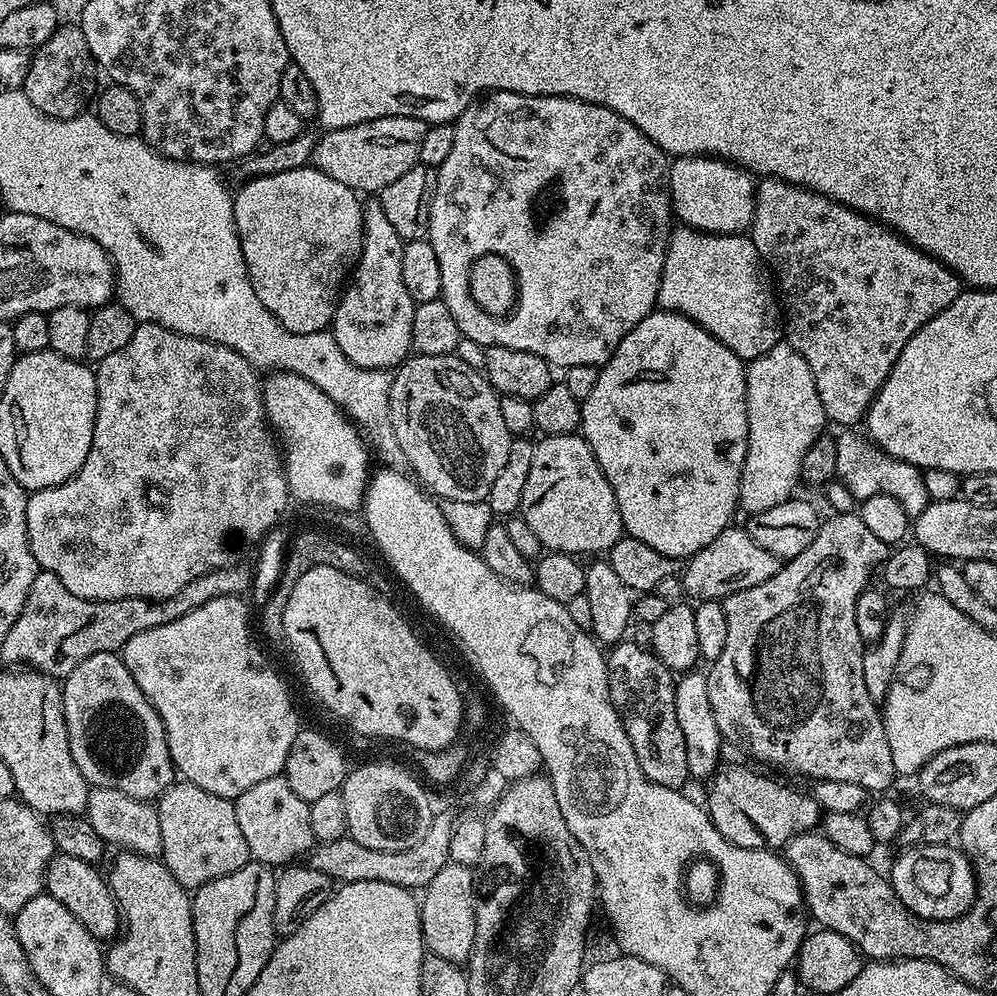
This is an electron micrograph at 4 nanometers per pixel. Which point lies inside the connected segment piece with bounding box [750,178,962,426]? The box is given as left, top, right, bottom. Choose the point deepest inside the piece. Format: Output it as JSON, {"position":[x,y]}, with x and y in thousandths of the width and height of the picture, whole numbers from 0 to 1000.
{"position":[858,292]}

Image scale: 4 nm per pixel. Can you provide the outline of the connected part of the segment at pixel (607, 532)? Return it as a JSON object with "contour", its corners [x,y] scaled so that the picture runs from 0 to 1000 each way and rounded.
{"contour":[[[585,437],[546,438],[538,446],[532,480],[524,496],[521,517],[540,536],[540,544],[556,554],[606,556],[627,537],[624,516],[600,460]]]}

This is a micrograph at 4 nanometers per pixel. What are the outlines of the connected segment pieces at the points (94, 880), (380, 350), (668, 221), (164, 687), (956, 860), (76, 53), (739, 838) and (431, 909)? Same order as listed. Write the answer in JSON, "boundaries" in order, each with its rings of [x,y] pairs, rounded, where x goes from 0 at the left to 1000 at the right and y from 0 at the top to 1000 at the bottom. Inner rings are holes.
{"boundaries":[[[[55,856],[47,869],[44,889],[47,899],[58,903],[99,944],[111,943],[120,932],[120,915],[115,897],[95,868],[64,856]]],[[[380,200],[370,201],[373,202],[365,205],[365,242],[361,259],[338,304],[331,332],[339,347],[342,348],[343,355],[347,355],[347,359],[351,359],[351,363],[355,363],[357,367],[396,371],[409,360],[413,353],[415,311],[418,304],[411,299],[411,291],[407,291],[407,283],[403,283],[403,251],[407,243],[401,238],[399,231],[391,227],[387,215],[383,215]]],[[[492,91],[474,99],[455,123],[455,147],[447,163],[437,170],[437,190],[431,207],[431,227],[427,240],[435,247],[435,255],[439,255],[439,267],[443,271],[441,296],[451,315],[455,315],[455,323],[459,323],[462,338],[479,343],[486,350],[508,347],[512,351],[540,355],[540,359],[558,371],[593,365],[605,367],[616,355],[620,343],[624,343],[624,339],[659,308],[666,260],[670,254],[670,239],[676,225],[674,195],[670,191],[671,158],[656,142],[648,139],[640,127],[628,122],[624,114],[608,106],[580,100],[577,96],[525,96],[523,92]],[[484,256],[502,256],[518,276],[517,308],[506,318],[491,316],[472,298],[472,267]]],[[[241,598],[215,600],[175,624],[134,637],[122,652],[126,673],[134,677],[134,685],[138,685],[142,697],[146,697],[162,721],[178,776],[188,786],[234,805],[251,789],[284,776],[291,749],[295,749],[295,741],[303,730],[302,724],[297,724],[293,699],[284,681],[269,668],[268,661],[253,644],[249,610],[243,603]]],[[[920,847],[908,850],[908,855],[895,867],[893,883],[895,892],[905,902],[905,906],[917,918],[930,924],[956,924],[964,920],[979,903],[979,877],[975,874],[975,866],[962,850],[950,847]]],[[[61,26],[53,36],[31,53],[26,78],[22,91],[42,114],[59,120],[69,120],[81,115],[84,108],[89,107],[90,101],[97,95],[96,72],[98,65],[92,59],[90,46],[86,46],[86,38],[79,26]]],[[[723,766],[709,784],[708,814],[714,828],[736,849],[785,852],[792,841],[815,834],[823,826],[824,812],[809,794],[801,795],[790,787],[781,787],[746,767]]],[[[447,866],[439,878],[424,893],[421,909],[421,929],[425,939],[425,951],[439,962],[447,962],[447,966],[468,969],[475,954],[477,941],[477,902],[478,889],[475,887],[474,872],[468,867]]]]}

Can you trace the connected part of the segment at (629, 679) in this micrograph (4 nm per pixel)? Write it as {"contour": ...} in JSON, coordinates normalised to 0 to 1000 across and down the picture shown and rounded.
{"contour":[[[631,641],[613,648],[608,662],[614,708],[632,741],[632,749],[636,749],[636,757],[640,757],[644,777],[652,785],[660,785],[660,789],[685,792],[692,780],[688,769],[688,741],[684,741],[684,729],[680,729],[680,717],[676,717],[676,677],[657,655],[637,648]]]}

